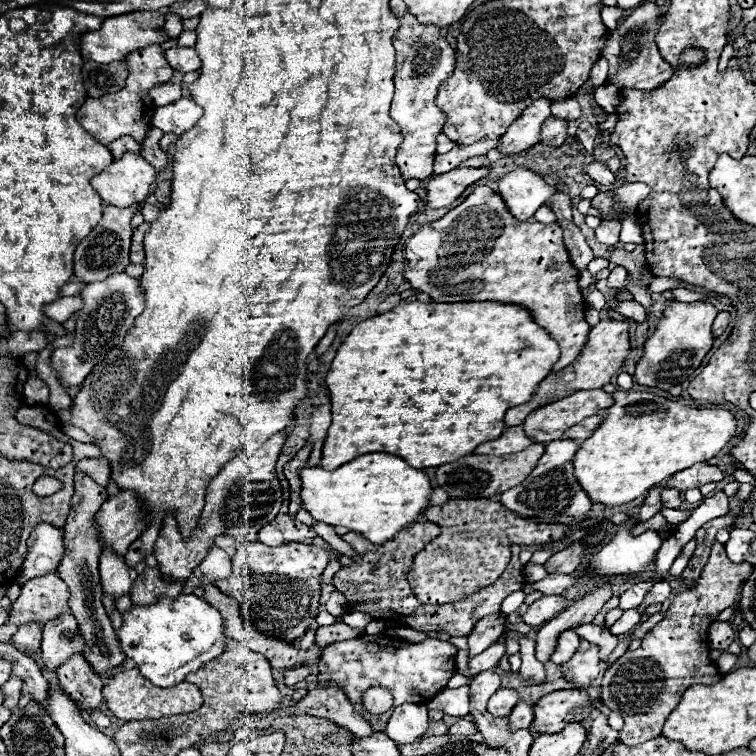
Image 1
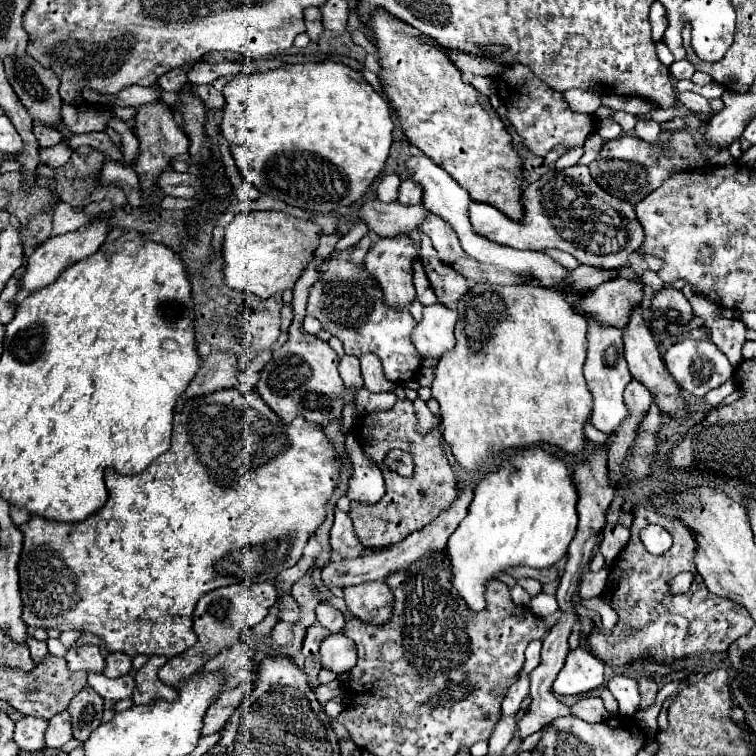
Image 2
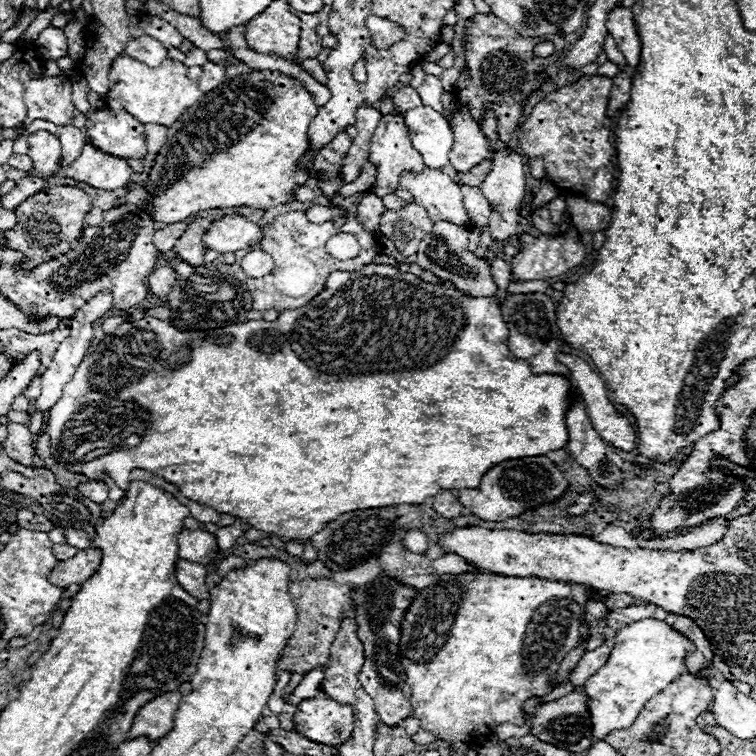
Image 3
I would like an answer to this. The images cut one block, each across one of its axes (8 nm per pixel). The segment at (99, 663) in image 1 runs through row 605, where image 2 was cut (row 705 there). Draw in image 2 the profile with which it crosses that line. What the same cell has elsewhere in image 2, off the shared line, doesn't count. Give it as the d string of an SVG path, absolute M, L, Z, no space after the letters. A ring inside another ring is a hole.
M88 686L78 696L72 698L68 712L72 716L74 738L78 738L80 742L86 742L88 736L98 728L102 712L104 712L102 704L104 700Z

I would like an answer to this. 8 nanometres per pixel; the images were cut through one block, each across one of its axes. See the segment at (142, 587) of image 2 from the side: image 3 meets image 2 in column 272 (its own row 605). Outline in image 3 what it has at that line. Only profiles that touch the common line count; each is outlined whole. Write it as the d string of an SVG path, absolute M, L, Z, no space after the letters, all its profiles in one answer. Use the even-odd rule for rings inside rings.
M472 572L440 576L438 582L418 592L402 622L400 662L412 688L412 716L420 720L422 730L436 738L464 744L472 744L474 738L490 734L494 726L504 722L522 726L522 705L528 698L552 690L548 688L550 676L558 672L564 656L578 646L580 614L582 606L572 600L566 582Z

